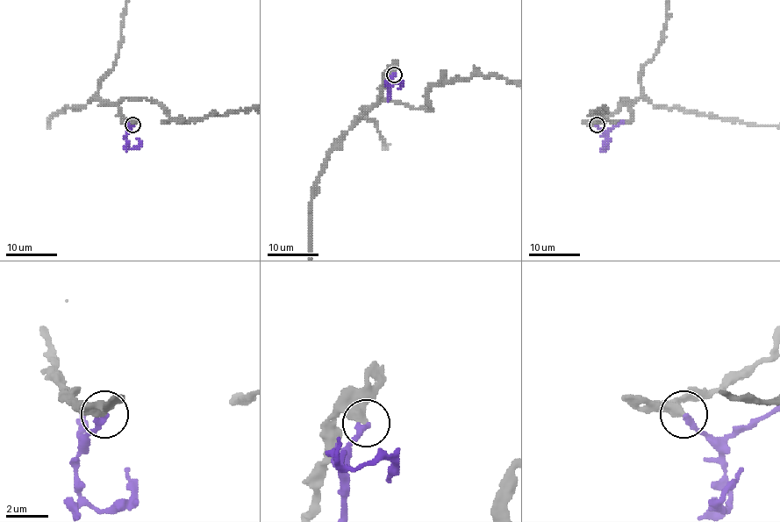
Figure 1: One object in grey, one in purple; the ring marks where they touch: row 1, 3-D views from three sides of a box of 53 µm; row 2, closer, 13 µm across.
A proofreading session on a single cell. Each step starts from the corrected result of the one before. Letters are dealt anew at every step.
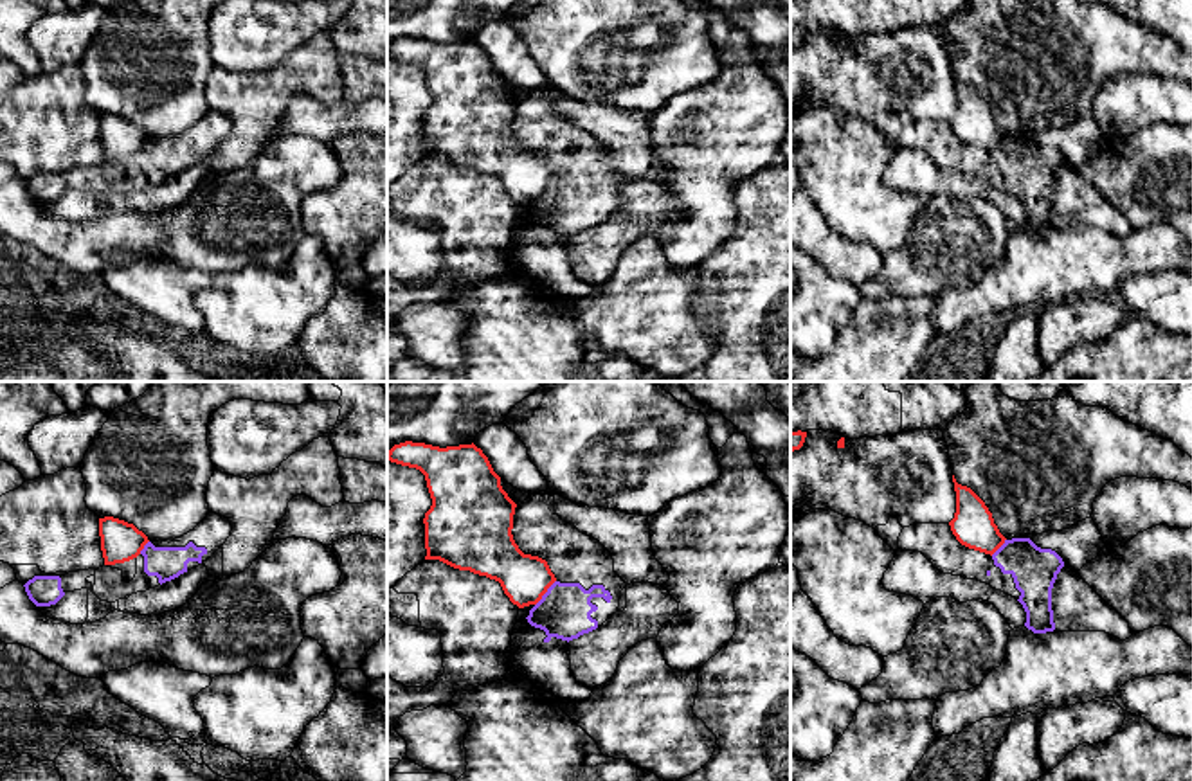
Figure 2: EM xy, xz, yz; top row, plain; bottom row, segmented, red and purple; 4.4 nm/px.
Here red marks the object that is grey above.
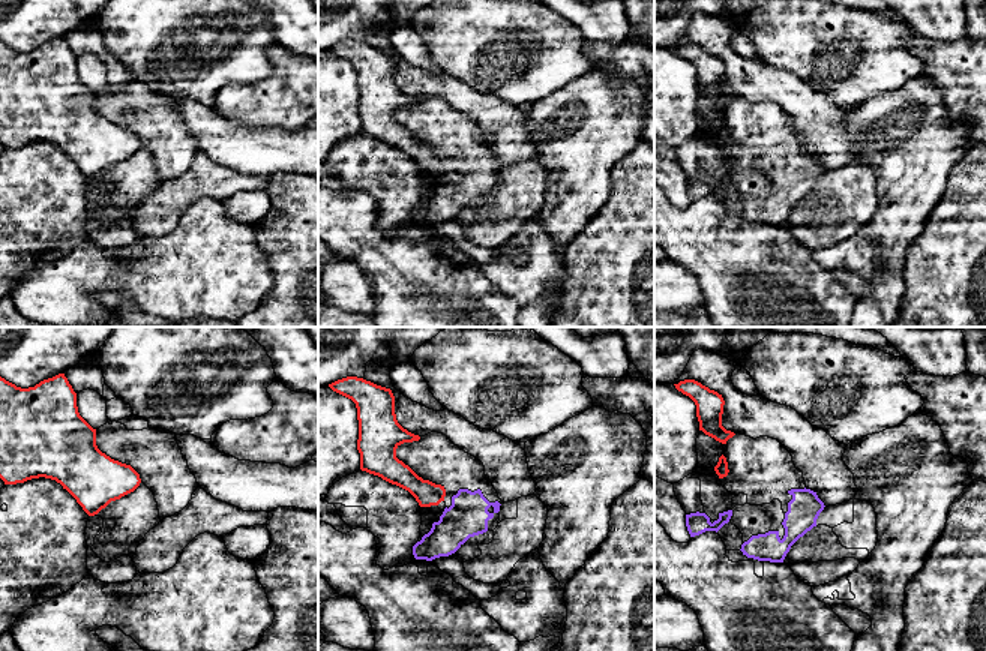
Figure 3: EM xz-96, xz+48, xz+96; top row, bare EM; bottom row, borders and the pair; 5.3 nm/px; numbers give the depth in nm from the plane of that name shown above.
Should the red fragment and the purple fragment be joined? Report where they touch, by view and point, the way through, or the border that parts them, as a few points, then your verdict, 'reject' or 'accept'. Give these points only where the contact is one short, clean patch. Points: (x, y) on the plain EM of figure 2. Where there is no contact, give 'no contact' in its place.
xz (546, 188) | along xz (555, 177), (535, 202) | reject

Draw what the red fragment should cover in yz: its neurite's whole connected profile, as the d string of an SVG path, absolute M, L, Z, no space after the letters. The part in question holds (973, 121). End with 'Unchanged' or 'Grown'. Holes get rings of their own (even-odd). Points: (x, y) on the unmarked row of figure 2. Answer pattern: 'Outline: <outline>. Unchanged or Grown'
Outline: M954 72L953 79L956 88L956 110L949 119L953 131L962 142L992 153L1007 135L985 99L971 85L958 81Z. Unchanged

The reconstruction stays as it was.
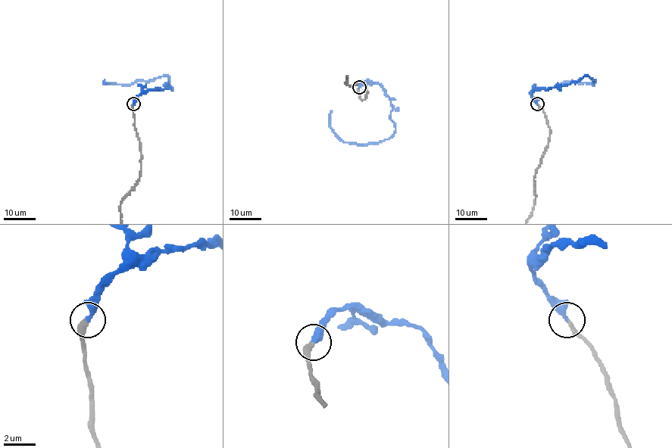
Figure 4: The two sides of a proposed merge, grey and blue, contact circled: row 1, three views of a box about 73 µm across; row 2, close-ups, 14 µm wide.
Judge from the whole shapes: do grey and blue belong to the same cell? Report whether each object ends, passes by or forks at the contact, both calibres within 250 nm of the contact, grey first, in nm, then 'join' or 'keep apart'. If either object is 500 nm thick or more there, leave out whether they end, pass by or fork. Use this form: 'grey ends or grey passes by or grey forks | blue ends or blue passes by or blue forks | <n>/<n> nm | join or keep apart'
grey ends | blue ends | 320/320 nm | join

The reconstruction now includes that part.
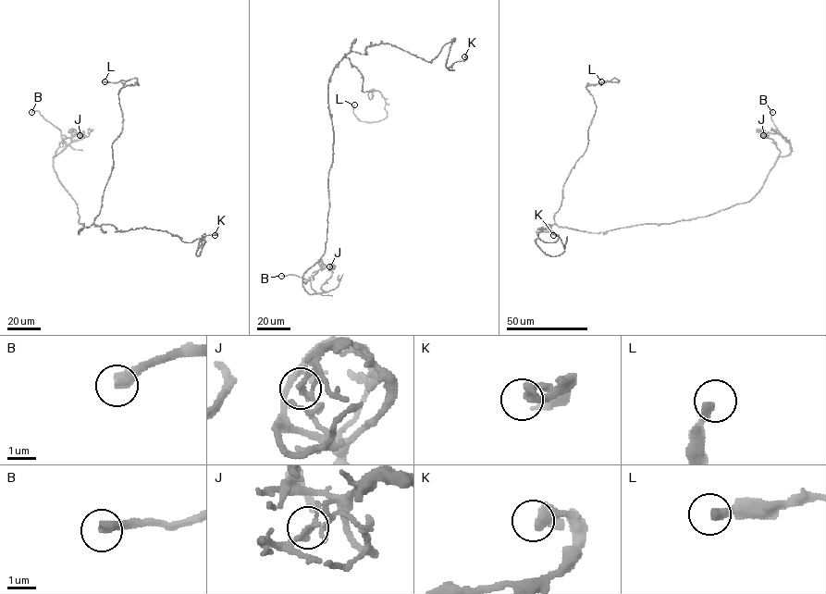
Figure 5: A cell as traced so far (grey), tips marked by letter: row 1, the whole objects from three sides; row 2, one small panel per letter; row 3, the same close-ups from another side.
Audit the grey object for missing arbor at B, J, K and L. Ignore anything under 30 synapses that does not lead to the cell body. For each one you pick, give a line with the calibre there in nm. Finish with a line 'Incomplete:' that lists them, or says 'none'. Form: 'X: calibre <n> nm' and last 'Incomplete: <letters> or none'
B: calibre 400 nm
Incomplete: B

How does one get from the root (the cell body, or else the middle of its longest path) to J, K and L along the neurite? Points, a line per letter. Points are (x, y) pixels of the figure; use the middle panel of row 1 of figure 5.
J: (328, 104), (333, 144), (325, 253), (303, 275), (308, 292), (322, 291), (335, 266), (329, 266)
K: (328, 104), (332, 72), (351, 51), (388, 43), (430, 62), (454, 38), (446, 67), (464, 56)
L: (328, 104), (329, 78), (347, 57), (387, 116), (361, 121), (354, 105)

